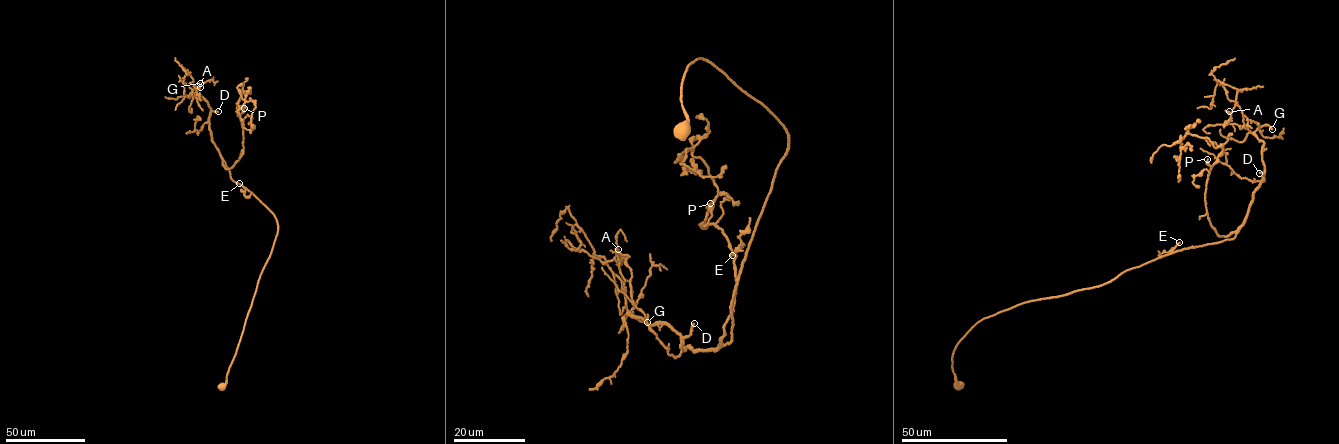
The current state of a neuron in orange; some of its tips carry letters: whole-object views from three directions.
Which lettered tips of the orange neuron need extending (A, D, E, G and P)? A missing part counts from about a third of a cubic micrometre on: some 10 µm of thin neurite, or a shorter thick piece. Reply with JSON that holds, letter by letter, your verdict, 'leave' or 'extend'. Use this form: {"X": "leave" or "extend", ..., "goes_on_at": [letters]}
{"A": "leave", "D": "extend", "E": "extend", "G": "leave", "P": "leave", "goes_on_at": ["D", "E"]}

